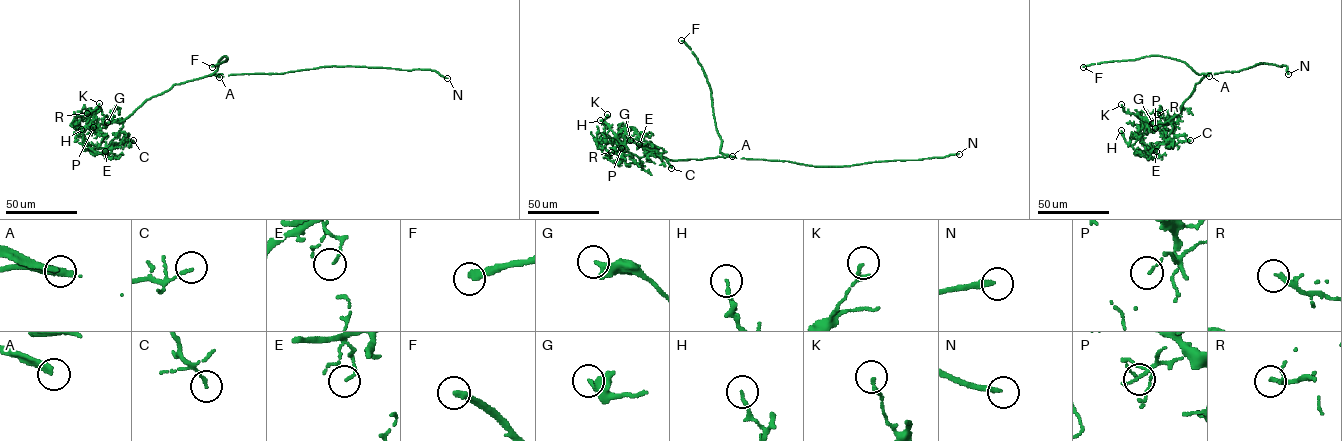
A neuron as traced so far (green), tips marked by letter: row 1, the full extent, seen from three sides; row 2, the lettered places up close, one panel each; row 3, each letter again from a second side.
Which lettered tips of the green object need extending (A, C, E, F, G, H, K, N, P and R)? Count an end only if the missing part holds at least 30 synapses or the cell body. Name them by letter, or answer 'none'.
F, N

